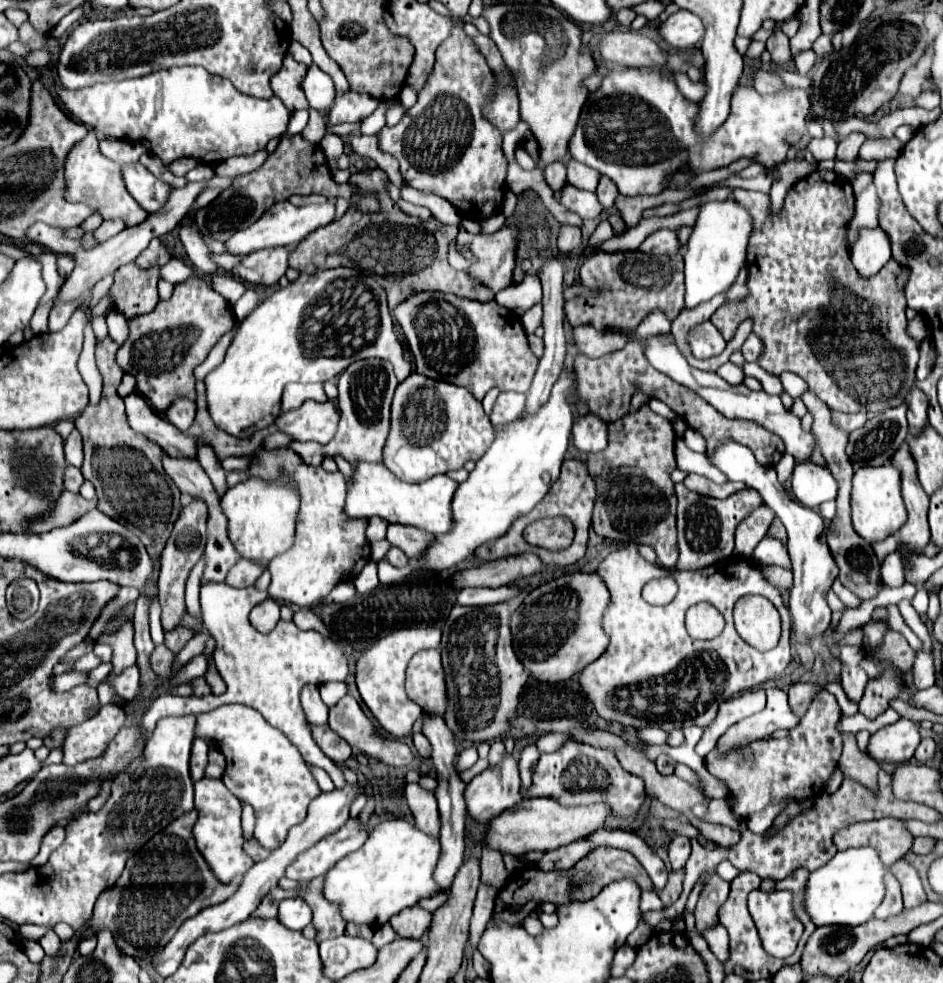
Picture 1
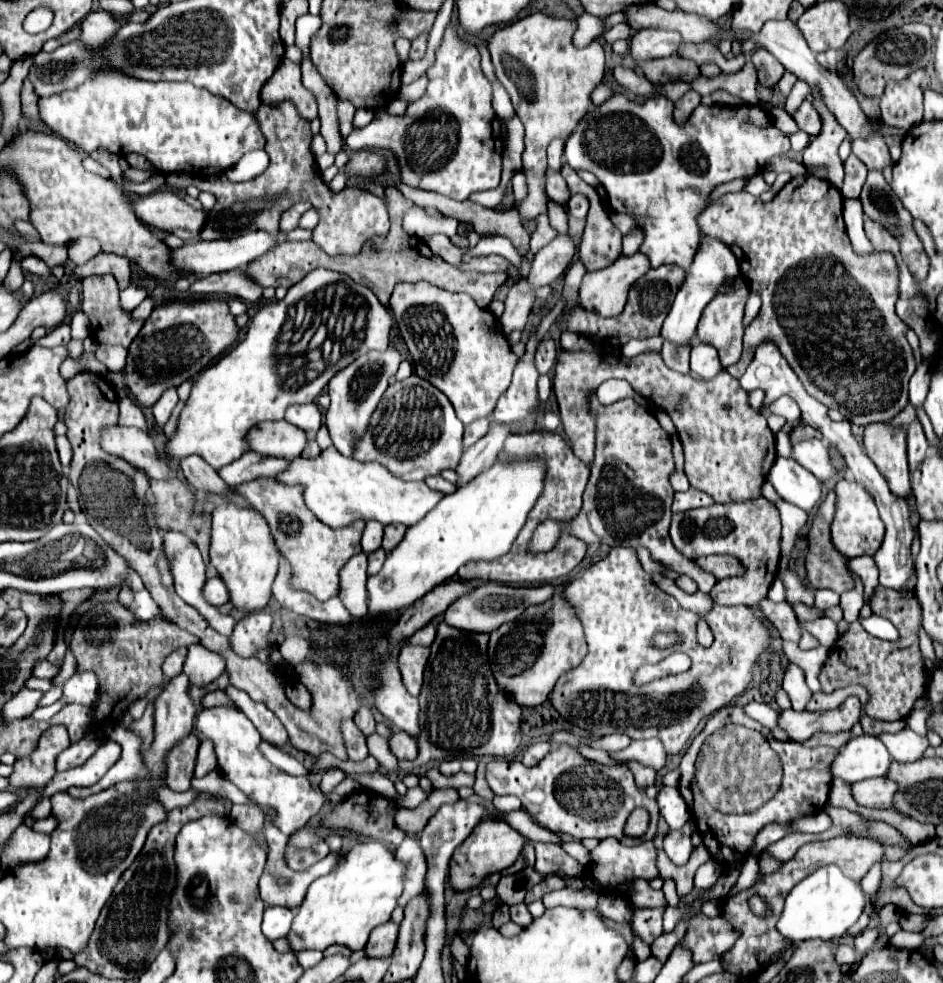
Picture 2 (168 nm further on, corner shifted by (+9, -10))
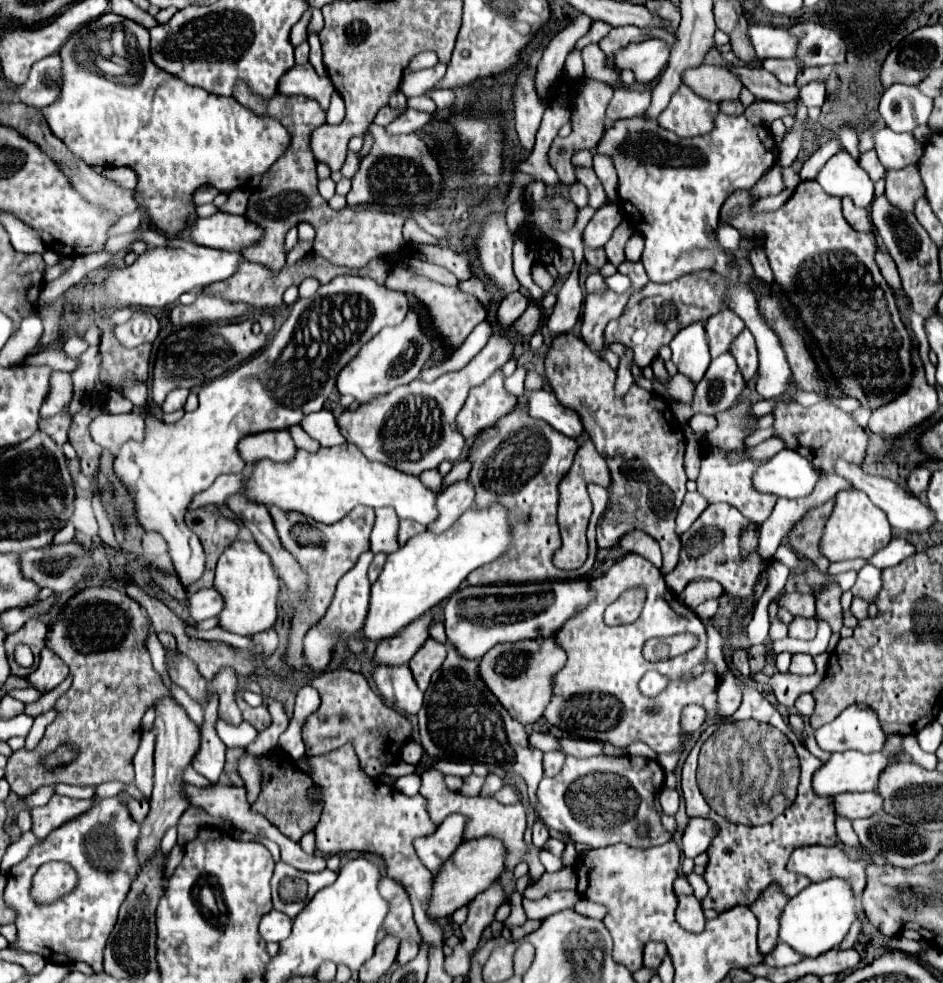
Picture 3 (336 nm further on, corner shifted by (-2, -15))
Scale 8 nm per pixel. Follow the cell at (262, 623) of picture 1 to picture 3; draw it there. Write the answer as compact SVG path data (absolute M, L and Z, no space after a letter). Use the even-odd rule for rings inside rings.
M211 694L205 704L205 722L201 726L201 748L193 760L193 768L213 784L219 780L223 772L225 750L227 750L227 746L221 742L221 738L215 732L217 706L219 706L219 698Z

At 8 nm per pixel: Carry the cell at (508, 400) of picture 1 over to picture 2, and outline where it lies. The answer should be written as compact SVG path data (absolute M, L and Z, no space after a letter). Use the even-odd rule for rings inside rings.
M534 325L530 329L528 341L526 341L526 351L514 369L514 377L512 377L508 391L500 397L494 413L490 415L492 421L518 423L520 419L528 417L528 411L532 411L532 407L536 407L536 411L538 411L538 407L540 407L540 397L538 397L538 389L536 389L538 371L534 367L534 353L538 347L536 333L538 333L538 325Z

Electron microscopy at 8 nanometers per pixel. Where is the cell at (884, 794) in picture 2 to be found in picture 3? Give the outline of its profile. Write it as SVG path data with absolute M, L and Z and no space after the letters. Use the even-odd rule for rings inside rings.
M845 792L835 796L835 812L849 820L869 818L879 810L883 810L883 796L877 792Z

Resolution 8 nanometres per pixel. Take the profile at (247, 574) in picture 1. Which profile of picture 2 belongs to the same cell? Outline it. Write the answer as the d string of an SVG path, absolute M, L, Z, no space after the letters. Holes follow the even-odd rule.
M218 577L206 579L206 583L204 583L204 599L208 599L208 603L212 603L214 607L226 603L228 601L226 585Z

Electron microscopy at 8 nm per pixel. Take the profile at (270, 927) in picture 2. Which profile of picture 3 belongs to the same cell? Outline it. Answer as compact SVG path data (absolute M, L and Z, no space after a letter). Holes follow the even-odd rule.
M271 910L267 916L263 916L259 924L259 932L265 942L281 942L291 934L293 920L287 918L283 912Z

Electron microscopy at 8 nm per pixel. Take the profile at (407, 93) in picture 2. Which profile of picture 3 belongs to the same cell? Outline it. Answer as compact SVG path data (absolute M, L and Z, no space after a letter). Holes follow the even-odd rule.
M437 64L437 66L429 68L429 70L404 74L401 81L401 91L407 98L423 95L445 76L445 70L447 70L445 64Z

